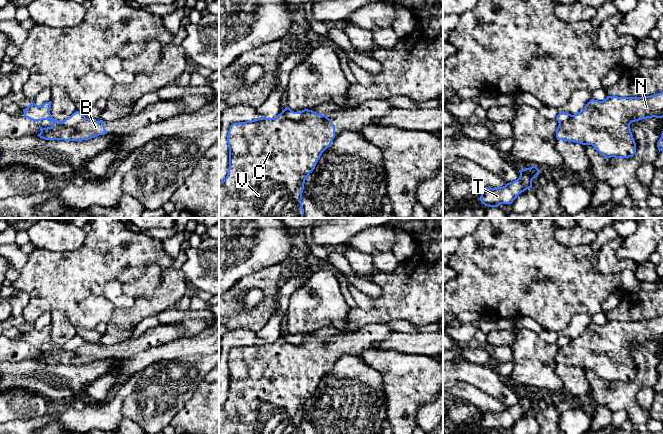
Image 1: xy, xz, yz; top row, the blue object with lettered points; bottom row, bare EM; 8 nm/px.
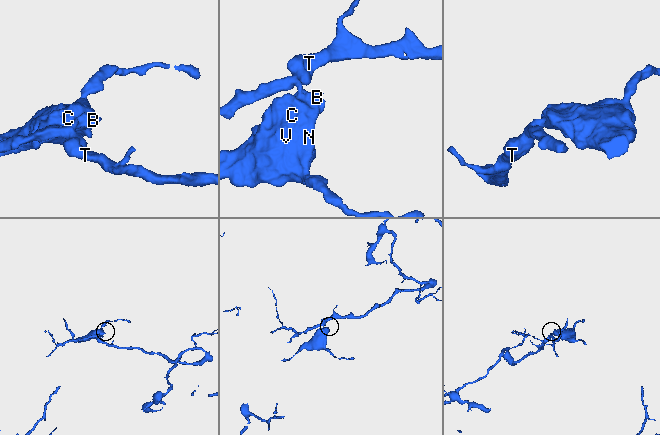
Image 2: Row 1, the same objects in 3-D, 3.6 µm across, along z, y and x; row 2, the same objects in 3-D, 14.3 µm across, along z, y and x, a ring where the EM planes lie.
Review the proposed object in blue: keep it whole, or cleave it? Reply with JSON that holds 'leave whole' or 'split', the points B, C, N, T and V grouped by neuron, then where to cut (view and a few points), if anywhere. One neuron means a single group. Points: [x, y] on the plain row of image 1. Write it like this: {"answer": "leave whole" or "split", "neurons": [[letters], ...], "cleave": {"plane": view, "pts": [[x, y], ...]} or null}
{"answer": "split", "neurons": [["B", "C", "N", "V"], ["T"]], "cleave": {"plane": "xz", "pts": [[308, 334], [298, 344], [289, 343], [281, 336]]}}

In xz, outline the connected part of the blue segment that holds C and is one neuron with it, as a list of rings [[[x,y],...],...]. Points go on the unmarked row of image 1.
[[[312,334],[299,345],[289,343],[281,336],[274,342],[260,341],[233,347],[227,359],[229,393],[226,402],[219,405],[219,434],[304,434],[301,424],[305,404],[334,362],[332,345]]]

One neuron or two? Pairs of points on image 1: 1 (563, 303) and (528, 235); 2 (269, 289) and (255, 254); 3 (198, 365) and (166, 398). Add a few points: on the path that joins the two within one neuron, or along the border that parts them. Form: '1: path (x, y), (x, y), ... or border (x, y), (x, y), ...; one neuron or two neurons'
1: path (554, 286), (552, 277), (529, 252); one neuron
2: border (284, 265), (269, 265), (244, 276), (240, 280); two neurons
3: path (190, 373), (173, 390); one neuron

